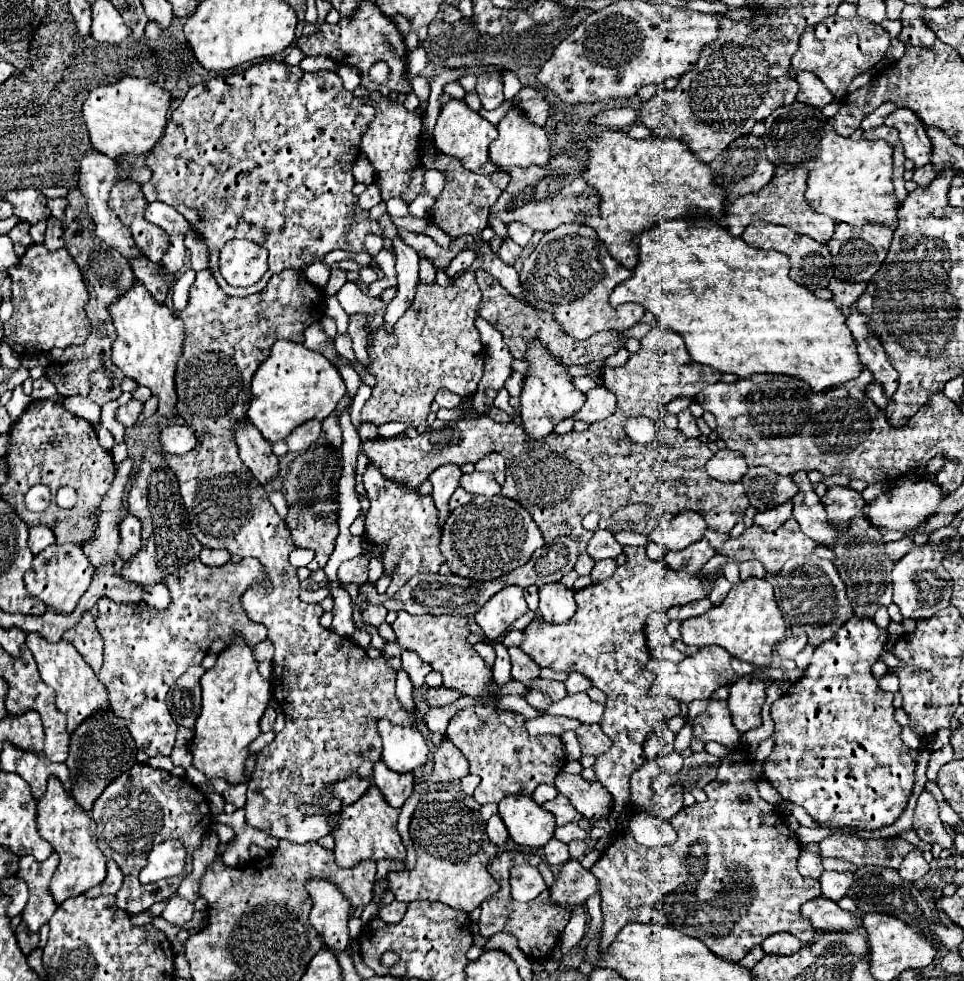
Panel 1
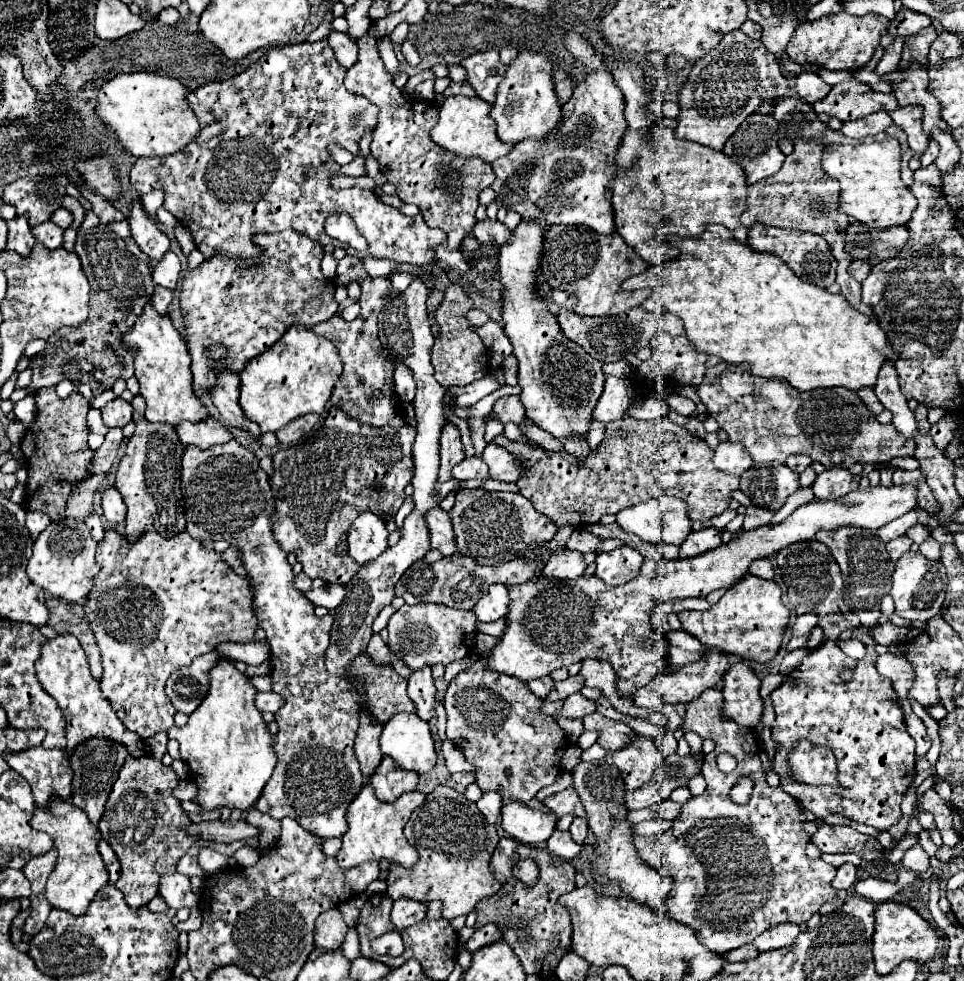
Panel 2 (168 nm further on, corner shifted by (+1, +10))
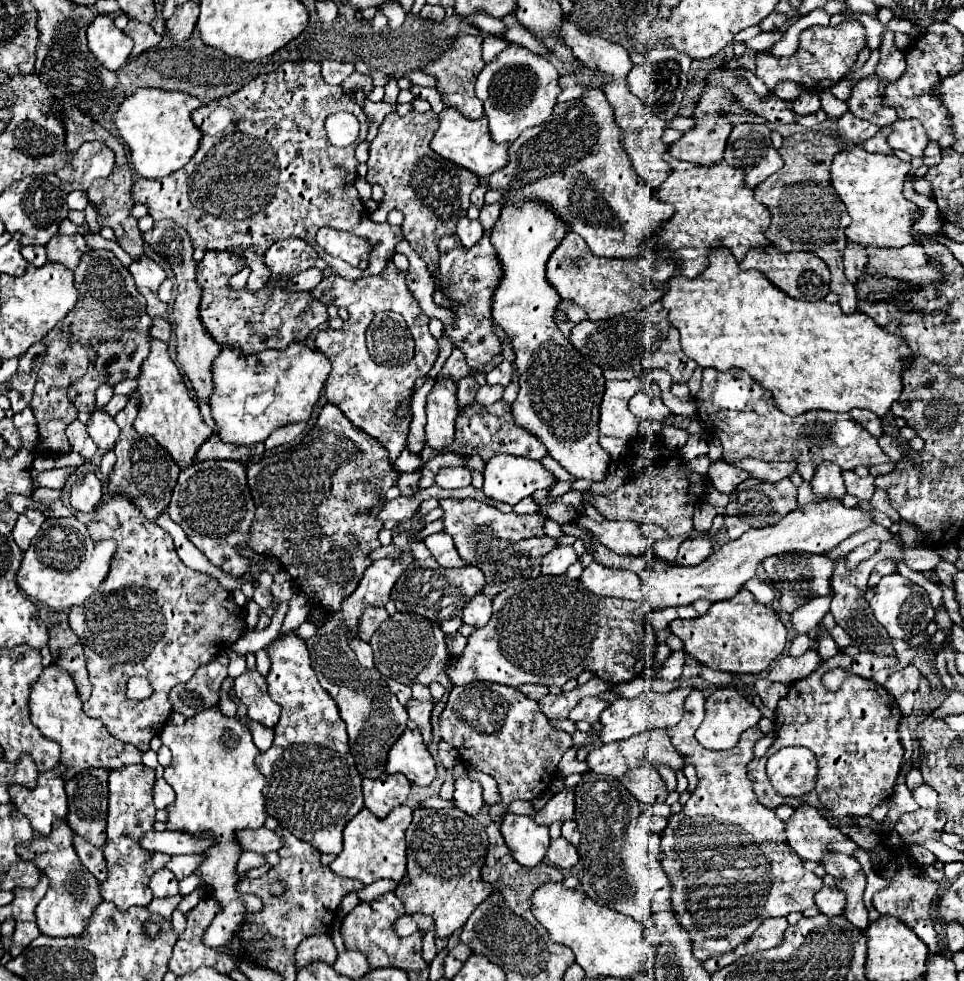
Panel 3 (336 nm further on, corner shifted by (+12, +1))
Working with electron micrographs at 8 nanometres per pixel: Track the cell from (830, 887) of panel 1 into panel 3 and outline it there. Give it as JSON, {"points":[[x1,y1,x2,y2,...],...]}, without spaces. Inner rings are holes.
{"points":[[826,886,814,896,814,900,816,900,816,906,820,908,822,914,838,916,838,914,842,914,842,910,846,906,844,896,846,894,842,894,842,890,838,890,838,886]]}

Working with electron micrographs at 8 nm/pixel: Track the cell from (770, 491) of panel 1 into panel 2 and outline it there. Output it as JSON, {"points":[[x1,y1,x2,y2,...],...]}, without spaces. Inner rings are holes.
{"points":[[779,465,775,469,745,471,741,475,739,489,751,499,755,507,777,511,799,487,799,475,785,465]]}

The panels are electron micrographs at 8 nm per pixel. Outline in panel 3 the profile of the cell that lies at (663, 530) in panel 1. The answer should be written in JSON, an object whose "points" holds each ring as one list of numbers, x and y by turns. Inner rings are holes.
{"points":[[580,514,578,522,582,526,588,526,588,530,594,532,594,536,616,554,638,556,638,554,644,554,652,546,652,542,642,532,642,524,638,524,638,522,604,520,602,524,596,524,586,514]]}

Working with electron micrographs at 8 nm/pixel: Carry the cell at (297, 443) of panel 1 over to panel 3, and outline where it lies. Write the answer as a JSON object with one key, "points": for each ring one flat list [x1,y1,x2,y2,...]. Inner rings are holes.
{"points":[[300,422,300,424,288,424,288,426,282,426,278,430,274,430,268,438,266,438,266,448,276,448,276,446,282,446,282,444,288,444,292,442,302,430,306,428,306,422]]}

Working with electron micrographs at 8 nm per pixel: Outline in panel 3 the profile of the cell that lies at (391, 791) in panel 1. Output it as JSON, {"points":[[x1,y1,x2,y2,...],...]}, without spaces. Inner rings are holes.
{"points":[[384,774,376,780,364,778,362,794,364,806,378,818,384,818,392,808,404,804,410,792,410,782,404,774]]}

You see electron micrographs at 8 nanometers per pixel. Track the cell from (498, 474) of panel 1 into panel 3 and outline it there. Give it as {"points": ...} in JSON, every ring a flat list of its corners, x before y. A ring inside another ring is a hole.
{"points":[[498,454,484,466,482,492,488,498,496,498,508,504,516,504,536,490,554,484,554,474,548,472,538,460,524,456]]}

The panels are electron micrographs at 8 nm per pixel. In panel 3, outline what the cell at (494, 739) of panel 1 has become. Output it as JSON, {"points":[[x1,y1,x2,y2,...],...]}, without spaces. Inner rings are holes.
{"points":[[474,682,450,690,440,716,440,736,458,750,462,762,470,762,498,782,502,800,488,806,488,816,494,822,508,812,510,802,534,800,536,794,542,794,552,782,558,760,572,746,572,736,556,730,540,712,538,702,522,696,518,688,490,682]]}

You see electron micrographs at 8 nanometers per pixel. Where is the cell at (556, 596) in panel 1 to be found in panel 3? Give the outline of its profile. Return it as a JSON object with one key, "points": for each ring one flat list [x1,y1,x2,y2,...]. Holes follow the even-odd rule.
{"points":[[572,546,554,548,552,552,548,552,548,554,542,558,542,574,562,576,562,574,566,574,568,566,572,566,576,560,578,560,578,554,574,552]]}

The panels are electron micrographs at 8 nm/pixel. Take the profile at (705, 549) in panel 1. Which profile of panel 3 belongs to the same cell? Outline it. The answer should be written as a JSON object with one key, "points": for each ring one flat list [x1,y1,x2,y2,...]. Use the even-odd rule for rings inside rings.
{"points":[[708,538,704,540,684,540,678,548,678,556,676,556,676,562,682,564,682,566,694,566,698,562,704,562,706,556,712,554,712,544]]}

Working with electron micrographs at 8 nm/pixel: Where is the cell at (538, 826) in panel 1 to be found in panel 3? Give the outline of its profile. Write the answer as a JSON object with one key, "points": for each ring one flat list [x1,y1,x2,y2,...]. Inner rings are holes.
{"points":[[508,812,500,824,500,832,516,862,522,866,536,866,544,860,550,844,548,826,536,824,530,816]]}

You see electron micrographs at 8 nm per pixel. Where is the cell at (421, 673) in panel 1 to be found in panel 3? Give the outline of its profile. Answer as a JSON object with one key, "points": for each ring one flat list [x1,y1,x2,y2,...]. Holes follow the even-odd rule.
{"points":[[410,698,406,704,408,710,408,726,418,728,422,732,424,742,432,740,432,726,430,726,430,714,432,714,434,704,428,700,414,700]]}

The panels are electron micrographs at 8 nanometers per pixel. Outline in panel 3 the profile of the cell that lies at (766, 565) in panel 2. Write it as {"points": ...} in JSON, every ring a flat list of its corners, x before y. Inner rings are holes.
{"points":[[750,578,750,580,744,584,744,588,750,590,750,592,758,598,758,602,760,602,760,604,766,604,766,606,770,606,772,600,774,600,774,596,776,596,776,592,774,592,768,584,764,584,760,578]]}

